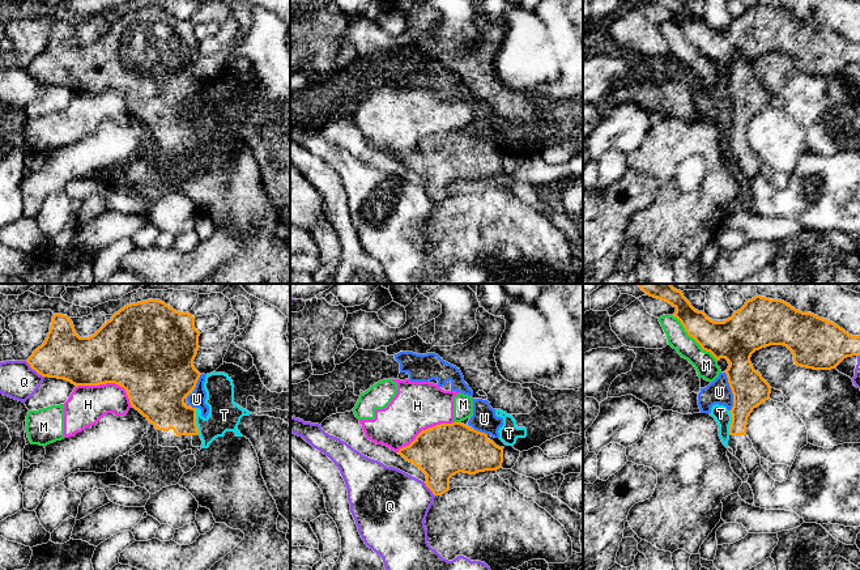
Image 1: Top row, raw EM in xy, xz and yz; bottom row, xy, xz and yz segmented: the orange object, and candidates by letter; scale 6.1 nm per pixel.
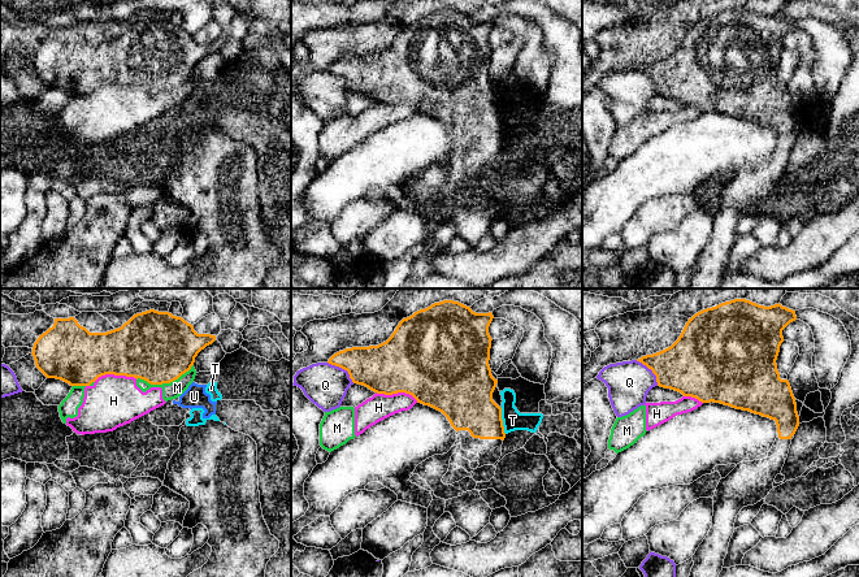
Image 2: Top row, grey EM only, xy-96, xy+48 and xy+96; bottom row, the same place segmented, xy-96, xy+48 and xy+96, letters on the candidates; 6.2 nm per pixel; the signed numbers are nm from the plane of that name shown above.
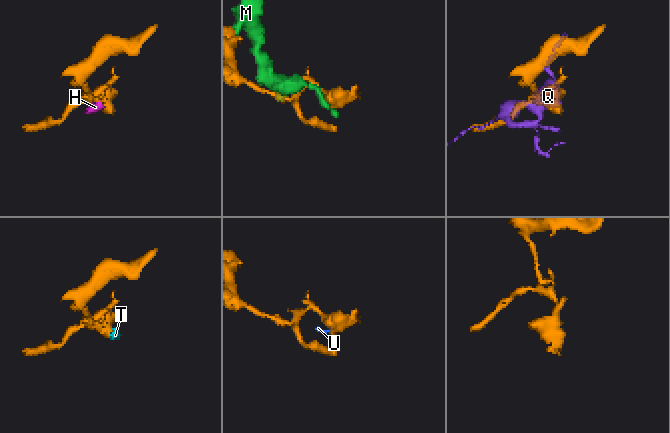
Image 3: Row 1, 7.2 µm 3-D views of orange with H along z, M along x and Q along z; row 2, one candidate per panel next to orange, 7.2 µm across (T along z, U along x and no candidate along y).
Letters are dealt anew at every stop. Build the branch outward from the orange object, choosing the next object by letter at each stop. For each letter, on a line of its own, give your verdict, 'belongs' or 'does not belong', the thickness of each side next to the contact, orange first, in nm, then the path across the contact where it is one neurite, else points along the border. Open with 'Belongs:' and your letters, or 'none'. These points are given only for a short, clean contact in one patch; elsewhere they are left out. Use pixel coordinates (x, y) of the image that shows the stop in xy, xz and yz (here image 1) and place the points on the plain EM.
Belongs: none
H: does not belong | 480/240 nm
M: does not belong | 260/140 nm
Q: does not belong | 300/220 nm
T: does not belong | 280/190 nm | along xy (195, 115), (195, 131), (199, 141)
U: does not belong | 220/140 nm | along yz (724, 79), (732, 101), (732, 115), (729, 118)

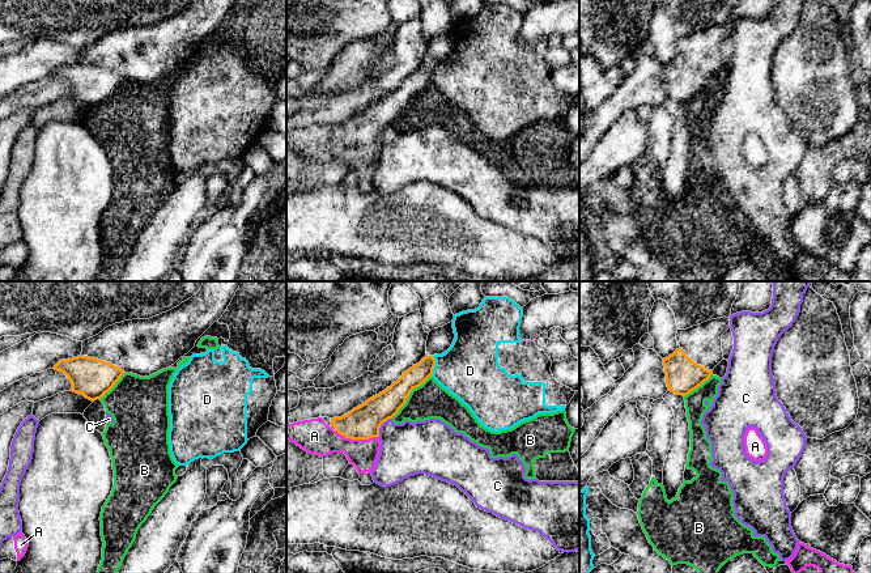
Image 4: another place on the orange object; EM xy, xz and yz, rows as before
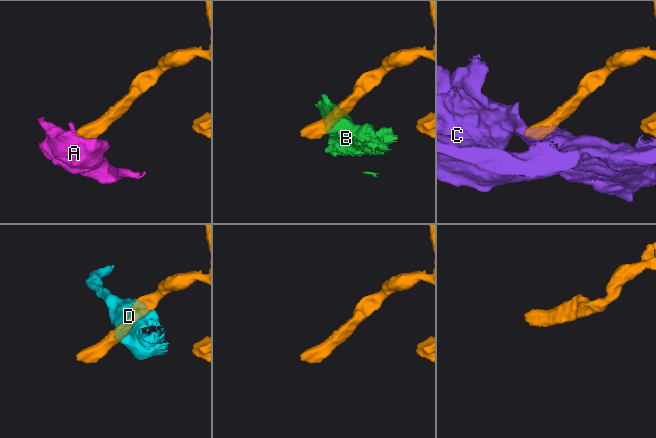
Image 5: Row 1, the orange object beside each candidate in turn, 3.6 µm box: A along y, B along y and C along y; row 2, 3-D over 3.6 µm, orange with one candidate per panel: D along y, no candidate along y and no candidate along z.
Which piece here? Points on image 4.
Belongs: A
A: belongs | 200/200 nm | across xz (364, 128), (357, 139), (357, 145), (317, 144)
B: does not belong | 170/220 nm | along xz (430, 83), (411, 98), (406, 110), (391, 124)
C: does not belong | 200/320 nm
D: does not belong | 120/360 nm

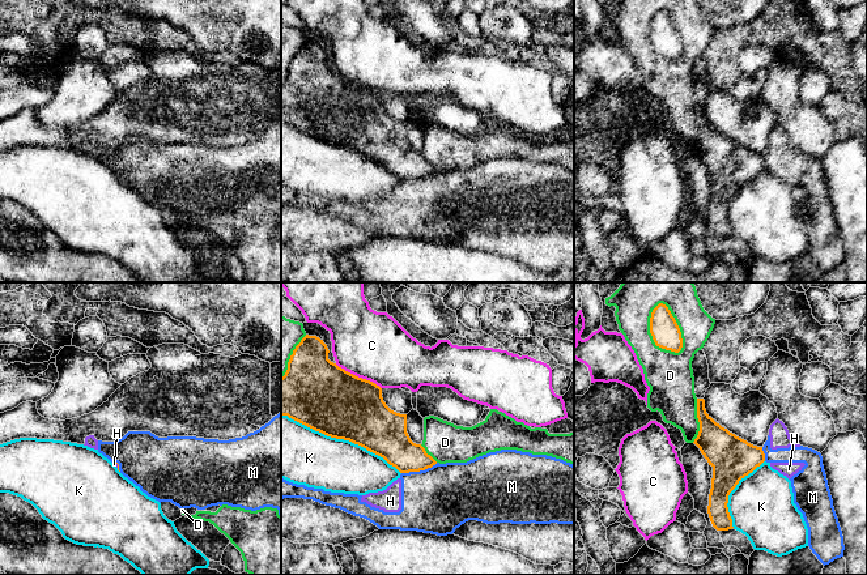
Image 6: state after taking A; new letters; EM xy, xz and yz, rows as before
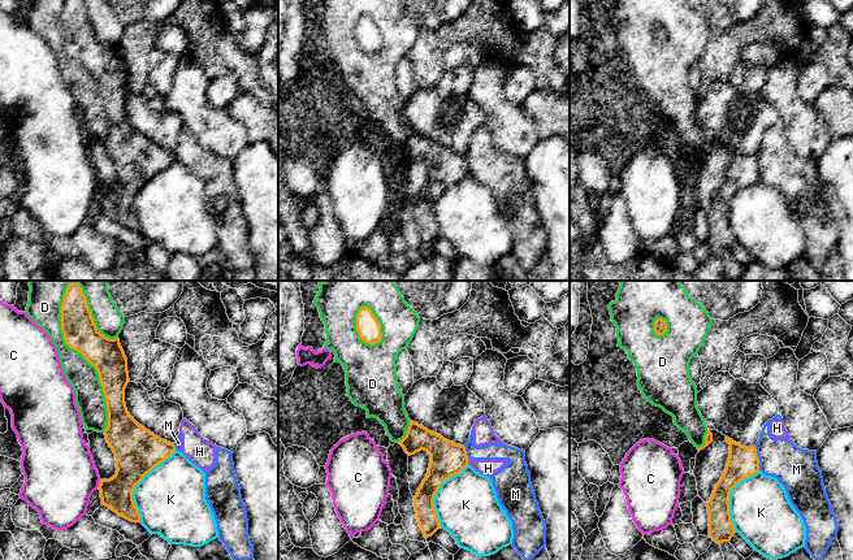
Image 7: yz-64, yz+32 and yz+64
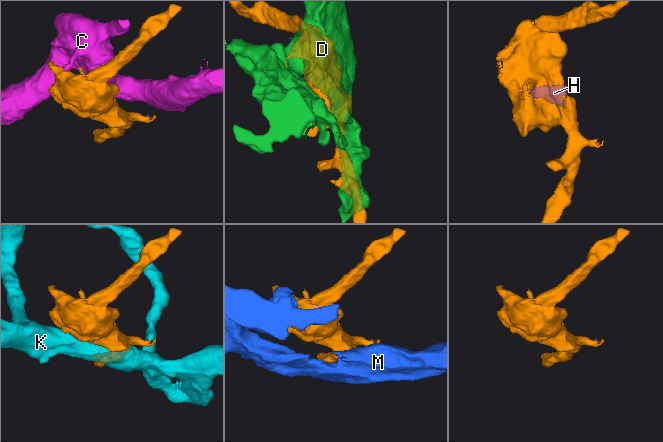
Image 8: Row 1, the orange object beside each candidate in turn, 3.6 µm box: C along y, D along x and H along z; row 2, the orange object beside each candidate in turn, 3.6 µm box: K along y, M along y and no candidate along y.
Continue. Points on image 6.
Belongs: none
C: does not belong | 420/420 nm
D: does not belong | 180/200 nm
H: does not belong | 20/20 nm | along xy (114, 170), (118, 174)
K: does not belong | 420/340 nm
M: does not belong | 220/400 nm | along xz (437, 170), (424, 177), (402, 180)

